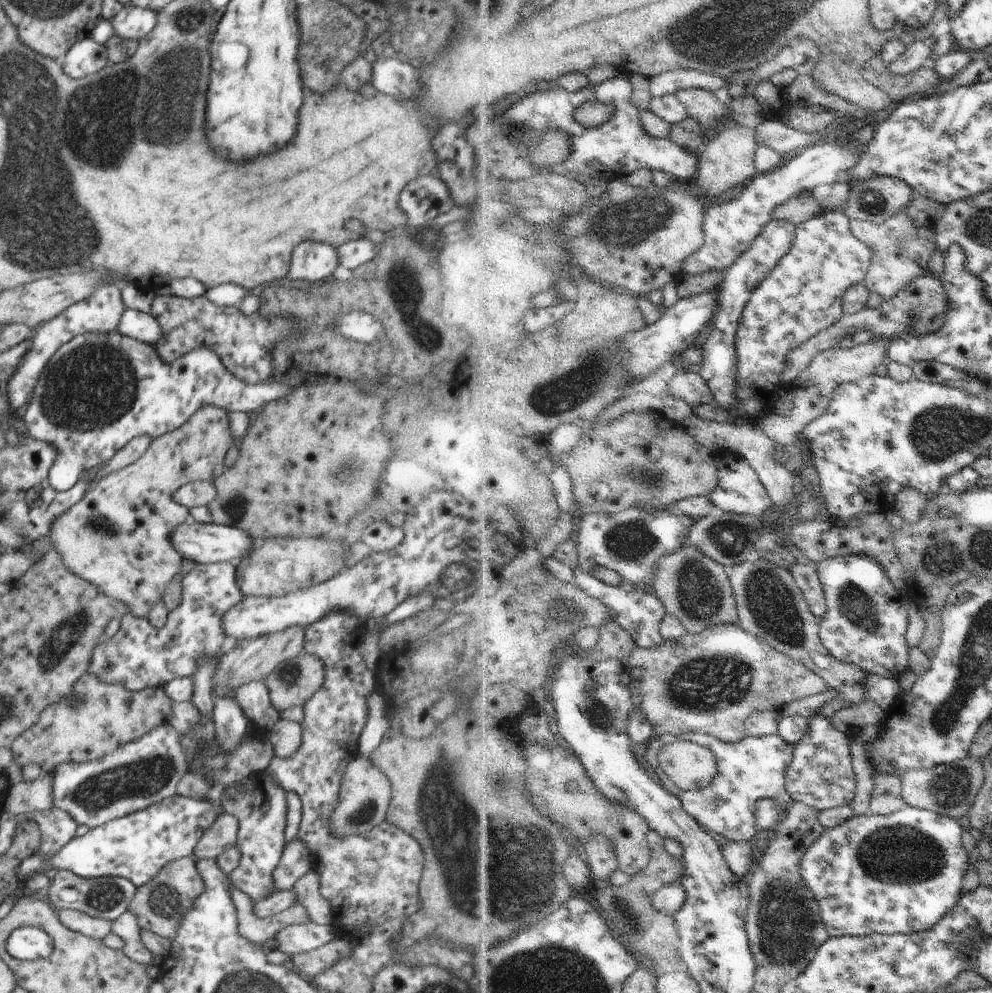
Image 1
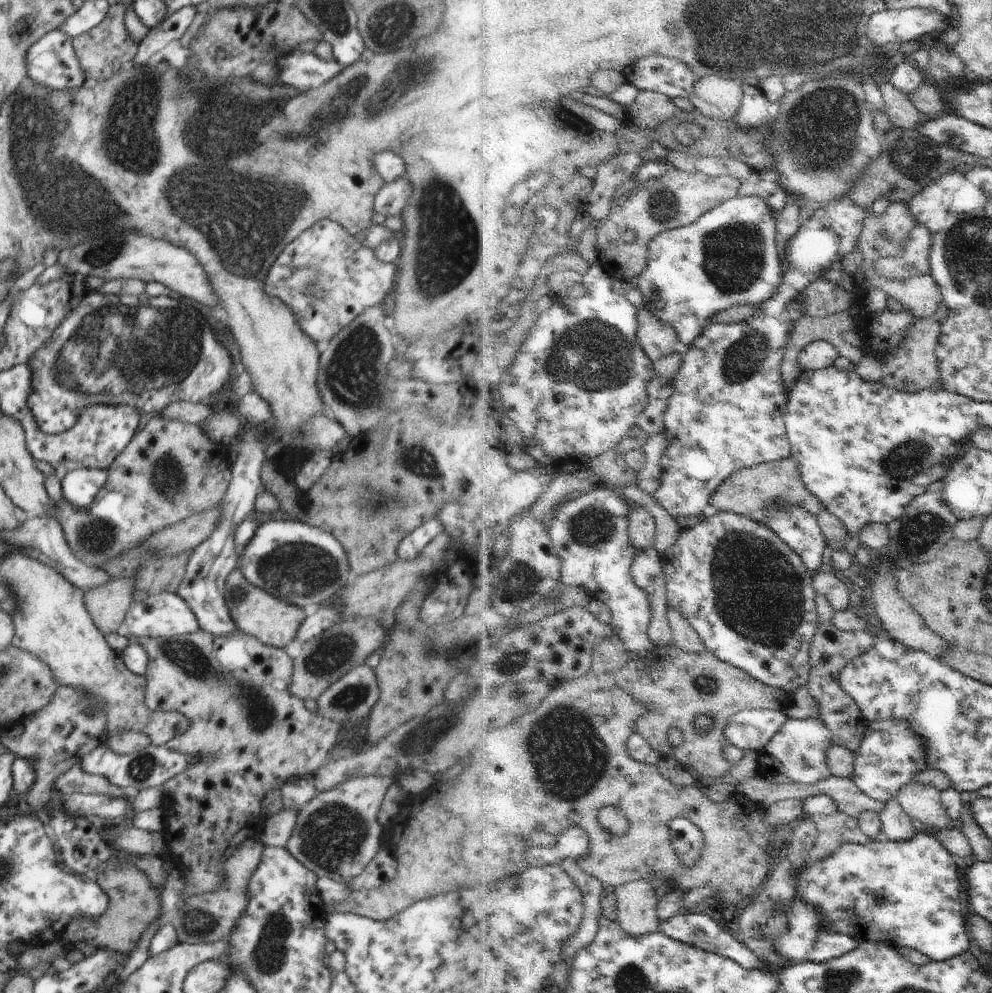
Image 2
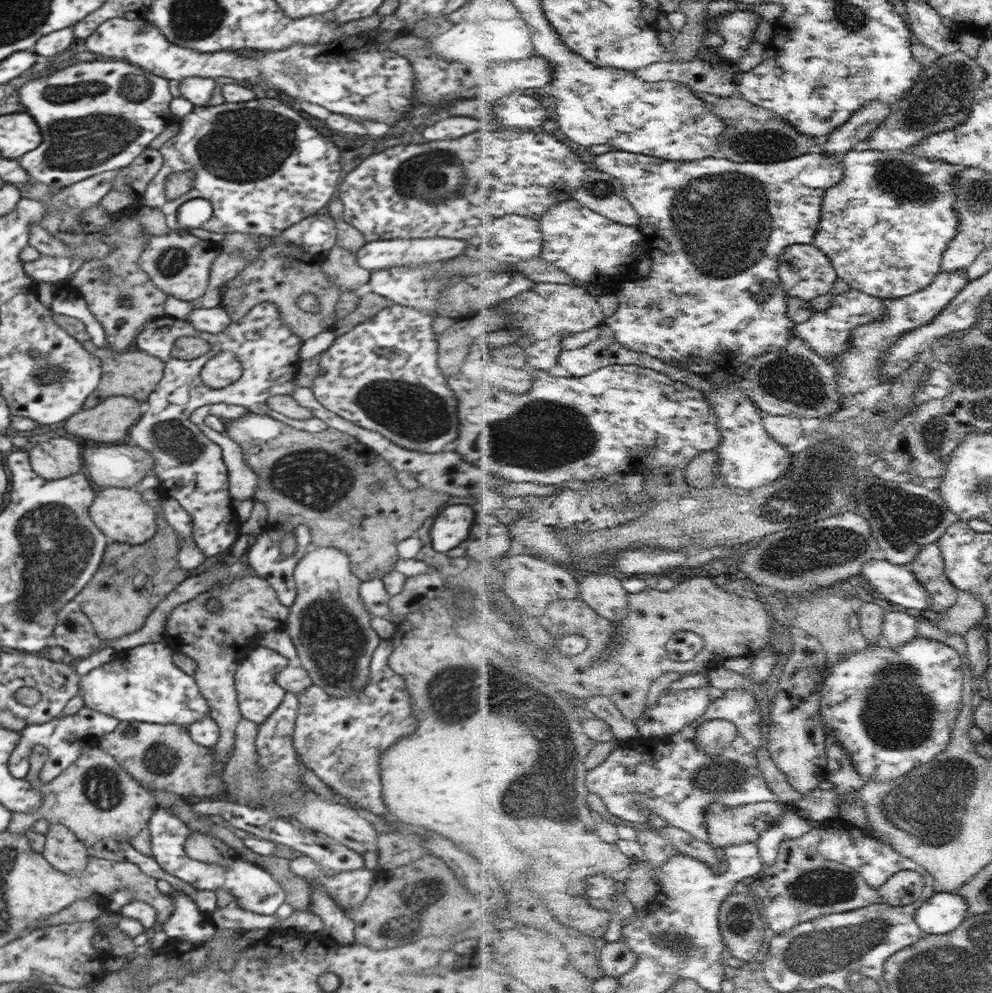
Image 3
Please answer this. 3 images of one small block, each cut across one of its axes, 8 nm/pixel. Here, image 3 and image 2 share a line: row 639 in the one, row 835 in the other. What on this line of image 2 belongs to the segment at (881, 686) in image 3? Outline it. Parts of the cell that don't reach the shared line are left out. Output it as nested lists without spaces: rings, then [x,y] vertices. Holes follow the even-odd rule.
[[[933,827],[929,830],[919,830],[919,836],[912,838],[912,840],[902,840],[902,842],[892,841],[891,839],[883,840],[882,838],[872,840],[864,845],[850,842],[844,844],[838,852],[834,852],[826,860],[820,860],[820,862],[814,862],[814,864],[806,861],[804,868],[796,872],[796,876],[798,876],[796,878],[796,882],[798,882],[797,897],[802,898],[808,904],[814,904],[814,906],[820,908],[820,912],[824,914],[822,924],[825,924],[830,932],[853,936],[856,940],[861,940],[861,942],[881,942],[895,946],[912,947],[928,956],[930,961],[945,961],[960,956],[968,950],[970,938],[968,938],[968,932],[966,932],[966,926],[964,926],[964,916],[960,914],[962,904],[960,904],[960,898],[958,898],[960,896],[960,892],[958,892],[958,886],[960,886],[958,870],[956,870],[956,864],[952,862],[952,854],[948,854],[949,850],[945,848],[943,842],[938,836],[934,836],[936,832],[940,832],[940,830]]]

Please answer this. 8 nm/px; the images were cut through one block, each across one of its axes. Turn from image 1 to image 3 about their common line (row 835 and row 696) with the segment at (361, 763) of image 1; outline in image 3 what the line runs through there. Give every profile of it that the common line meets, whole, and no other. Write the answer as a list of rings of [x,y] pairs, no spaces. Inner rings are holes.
[[[313,546],[310,552],[306,552],[293,572],[297,596],[292,606],[288,607],[289,616],[284,626],[294,643],[300,666],[308,672],[314,685],[336,698],[354,696],[362,692],[366,684],[370,684],[371,659],[381,641],[371,628],[371,613],[359,596],[361,581],[350,569],[348,555],[335,547]]]

